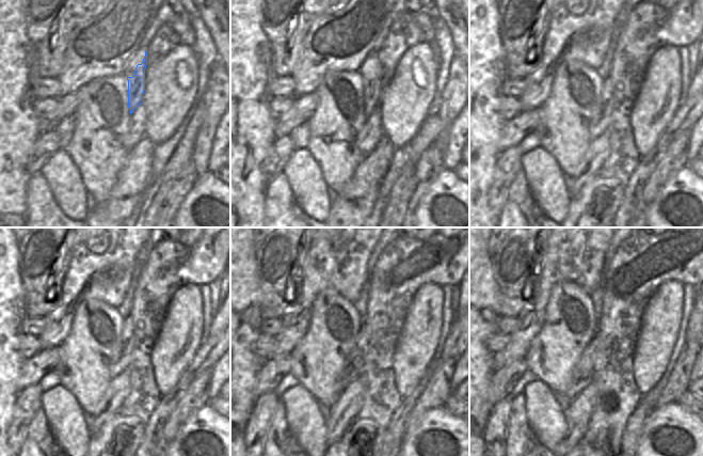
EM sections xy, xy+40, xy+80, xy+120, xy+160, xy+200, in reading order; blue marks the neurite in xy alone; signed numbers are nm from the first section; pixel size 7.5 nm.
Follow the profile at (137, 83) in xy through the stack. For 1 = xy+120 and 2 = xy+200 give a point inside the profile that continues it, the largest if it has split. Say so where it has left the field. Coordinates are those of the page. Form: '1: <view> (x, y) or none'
1: xy+120 (127, 335)
2: xy+200 (582, 372)

